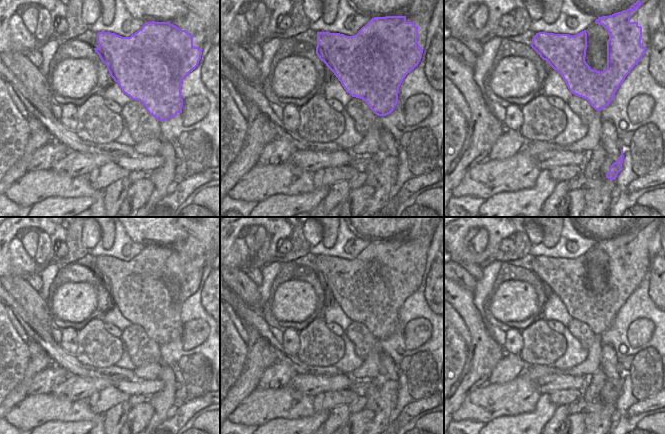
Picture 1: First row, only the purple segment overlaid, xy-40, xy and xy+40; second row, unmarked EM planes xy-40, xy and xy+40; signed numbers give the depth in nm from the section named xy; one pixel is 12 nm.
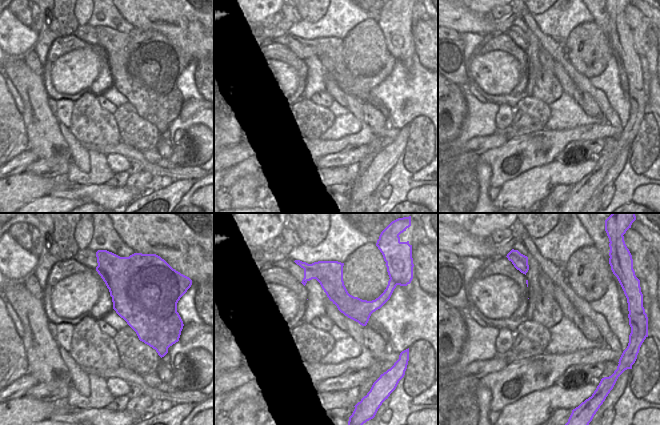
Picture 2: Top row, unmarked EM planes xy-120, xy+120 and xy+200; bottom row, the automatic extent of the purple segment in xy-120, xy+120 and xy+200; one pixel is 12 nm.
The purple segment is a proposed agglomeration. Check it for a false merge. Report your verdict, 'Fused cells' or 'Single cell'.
Fused cells.

